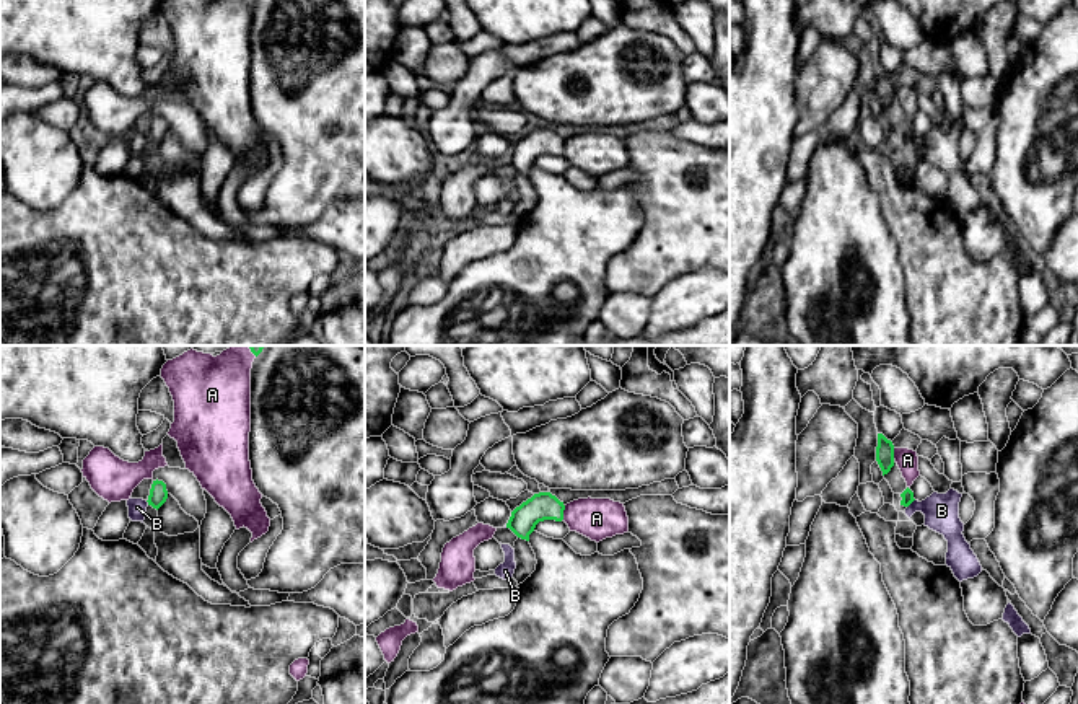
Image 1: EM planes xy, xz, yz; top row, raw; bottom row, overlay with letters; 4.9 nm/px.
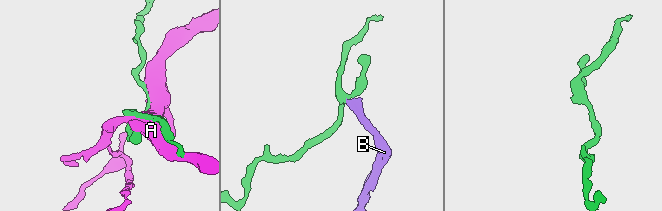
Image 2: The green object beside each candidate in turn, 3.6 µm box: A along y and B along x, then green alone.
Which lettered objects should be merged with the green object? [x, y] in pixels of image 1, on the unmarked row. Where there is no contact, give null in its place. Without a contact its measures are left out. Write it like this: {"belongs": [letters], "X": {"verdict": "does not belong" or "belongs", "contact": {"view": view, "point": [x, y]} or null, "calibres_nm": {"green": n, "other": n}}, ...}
{"belongs": [], "A": {"verdict": "does not belong", "contact": {"view": "xz", "point": [562, 147]}, "calibres_nm": {"green": 140, "other": 200}}, "B": {"verdict": "does not belong", "contact": {"view": "yz", "point": [911, 137]}, "calibres_nm": {"green": 60, "other": 180}}}

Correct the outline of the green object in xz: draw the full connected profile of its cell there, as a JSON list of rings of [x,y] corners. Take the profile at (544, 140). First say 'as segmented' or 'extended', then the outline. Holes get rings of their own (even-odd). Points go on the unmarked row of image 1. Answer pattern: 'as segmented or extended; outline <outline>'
as segmented; outline [[[550,127],[534,129],[511,147],[506,158],[518,173],[529,176],[536,160],[544,155],[563,155],[565,140]]]

